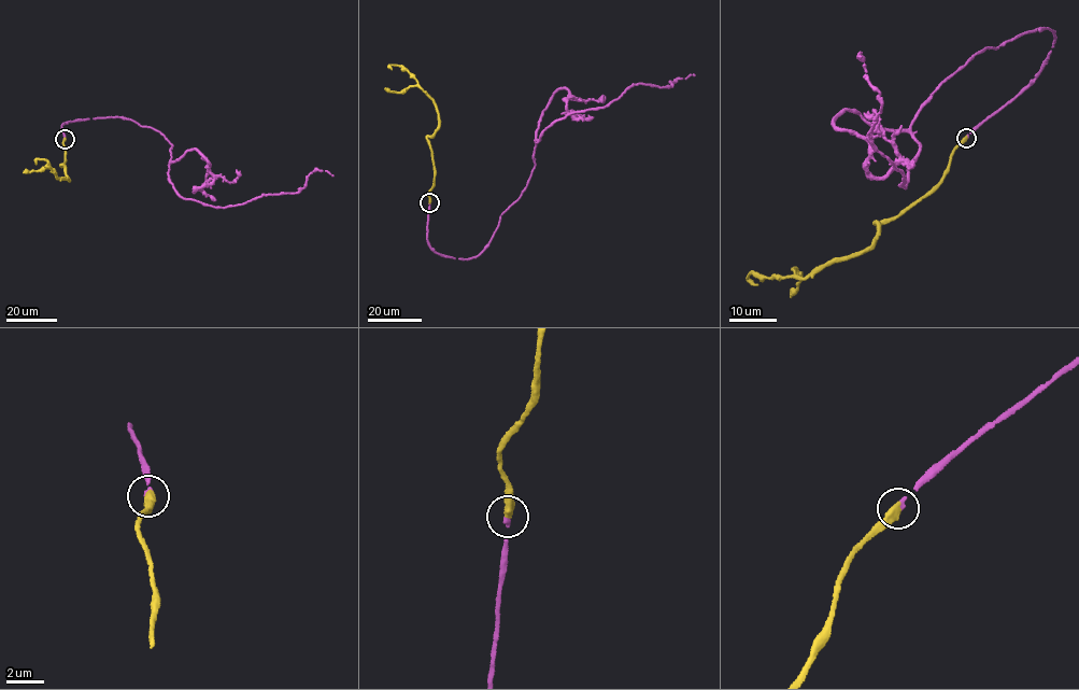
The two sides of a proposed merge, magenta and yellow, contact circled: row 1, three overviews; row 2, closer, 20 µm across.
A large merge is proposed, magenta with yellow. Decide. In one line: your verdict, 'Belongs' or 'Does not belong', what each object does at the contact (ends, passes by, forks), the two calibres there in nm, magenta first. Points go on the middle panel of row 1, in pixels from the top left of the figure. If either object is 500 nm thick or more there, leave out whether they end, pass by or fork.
Belongs. Thickness 240 nm (magenta) against 500 nm

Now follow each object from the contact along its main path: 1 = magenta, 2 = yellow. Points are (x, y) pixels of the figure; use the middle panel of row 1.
1: (429, 202), (431, 248), (474, 257), (526, 187), (545, 128), (634, 84), (667, 87), (695, 75)
2: (429, 202), (435, 174), (426, 138), (436, 130), (436, 107), (407, 70), (391, 65), (392, 70)

